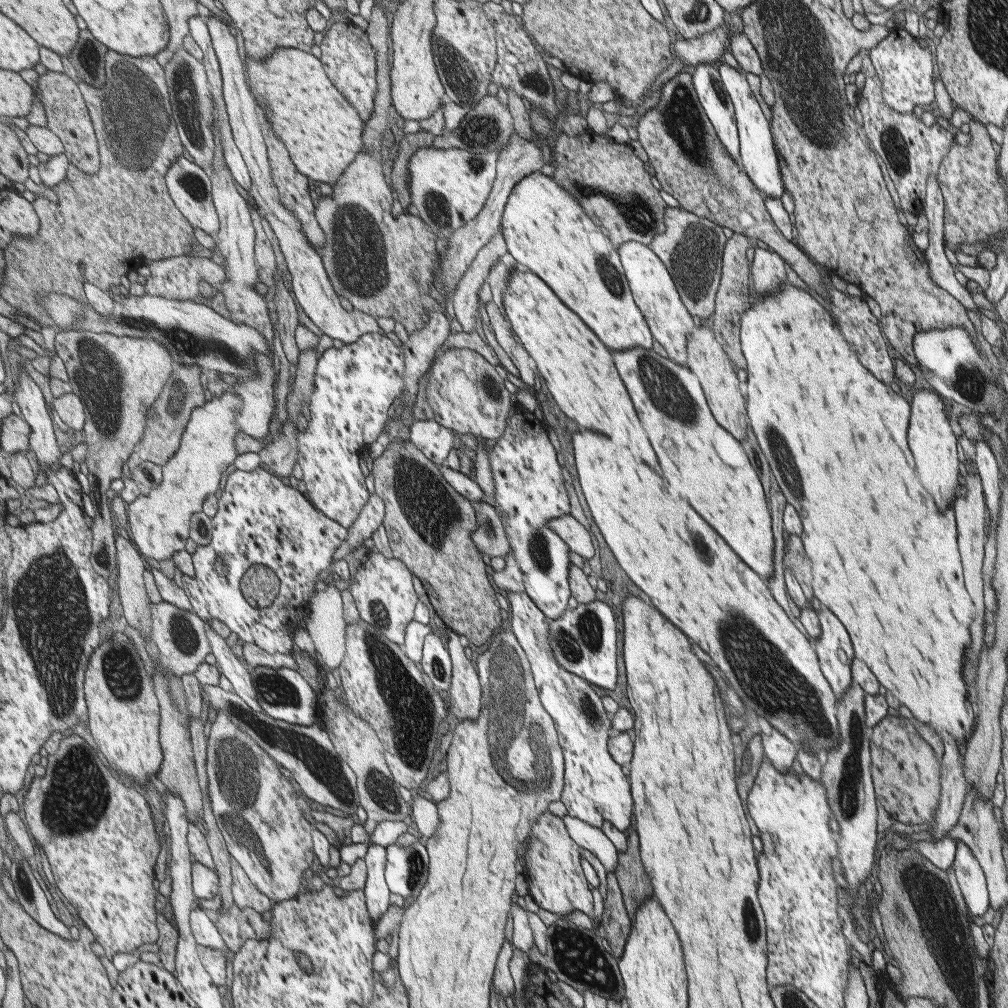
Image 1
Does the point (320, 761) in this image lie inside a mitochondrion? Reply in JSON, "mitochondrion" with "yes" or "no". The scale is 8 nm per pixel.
{"mitochondrion":"yes"}

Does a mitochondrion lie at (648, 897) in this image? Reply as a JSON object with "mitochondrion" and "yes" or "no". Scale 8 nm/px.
{"mitochondrion":"no"}

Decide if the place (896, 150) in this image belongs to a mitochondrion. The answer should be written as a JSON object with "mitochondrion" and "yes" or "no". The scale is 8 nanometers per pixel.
{"mitochondrion":"yes"}

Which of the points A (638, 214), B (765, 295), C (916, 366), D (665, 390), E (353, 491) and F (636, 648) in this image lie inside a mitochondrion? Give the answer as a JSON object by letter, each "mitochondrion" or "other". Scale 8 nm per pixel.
{"A":"mitochondrion","B":"other","C":"other","D":"mitochondrion","E":"other","F":"other"}

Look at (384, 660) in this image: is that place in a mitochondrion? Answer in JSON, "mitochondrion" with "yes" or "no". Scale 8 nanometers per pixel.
{"mitochondrion":"yes"}

